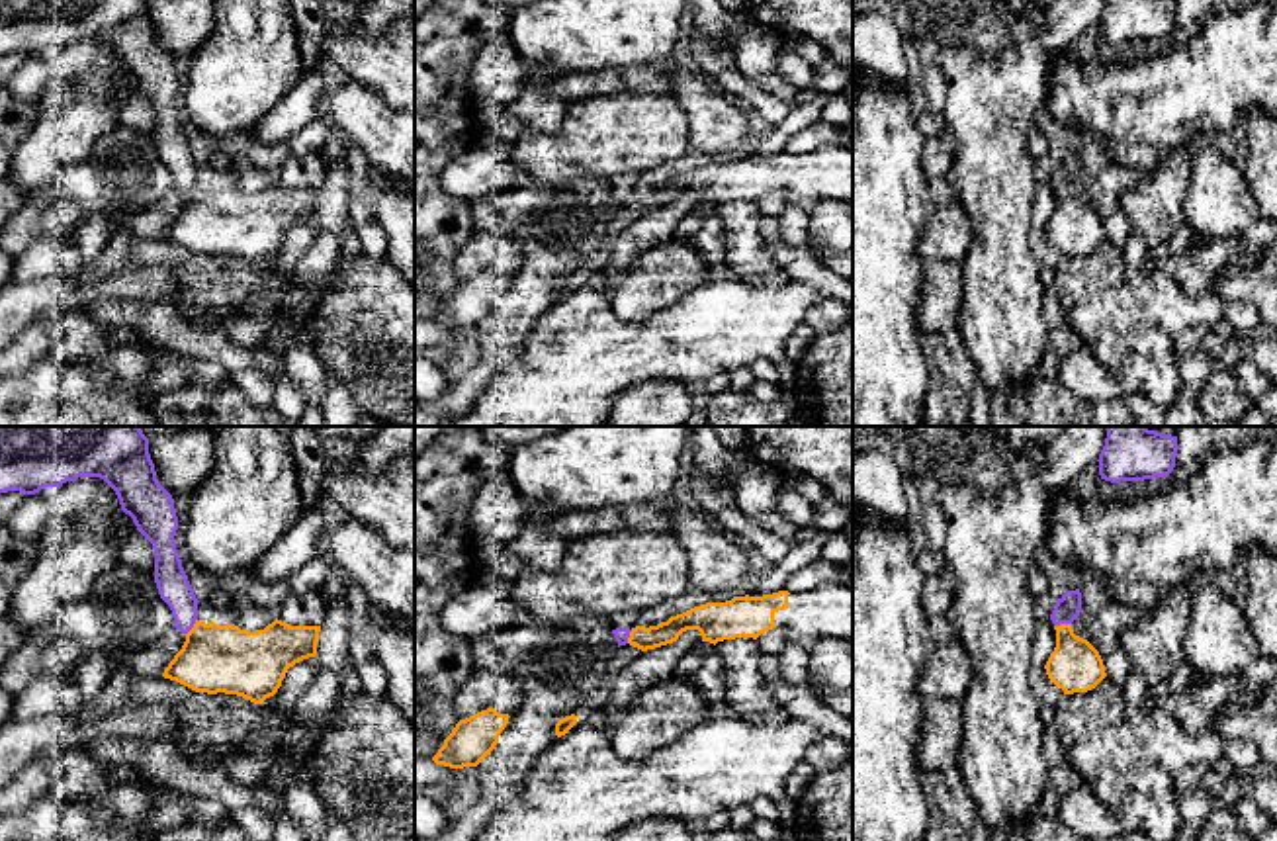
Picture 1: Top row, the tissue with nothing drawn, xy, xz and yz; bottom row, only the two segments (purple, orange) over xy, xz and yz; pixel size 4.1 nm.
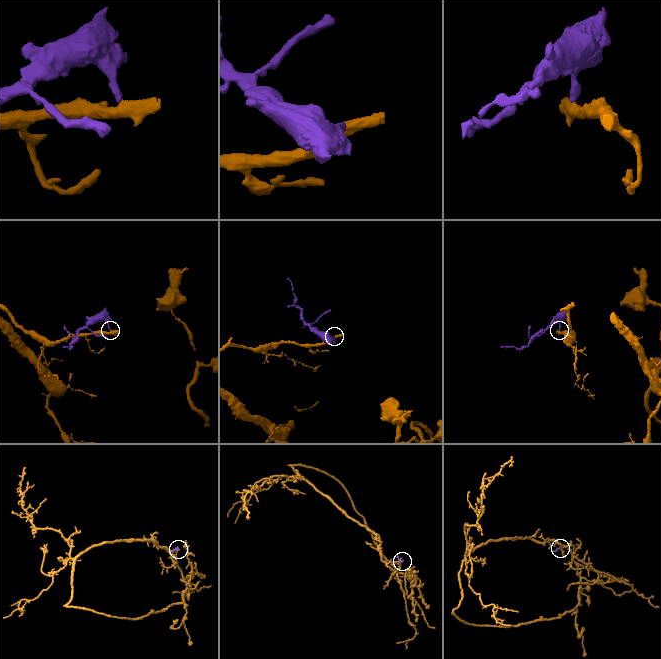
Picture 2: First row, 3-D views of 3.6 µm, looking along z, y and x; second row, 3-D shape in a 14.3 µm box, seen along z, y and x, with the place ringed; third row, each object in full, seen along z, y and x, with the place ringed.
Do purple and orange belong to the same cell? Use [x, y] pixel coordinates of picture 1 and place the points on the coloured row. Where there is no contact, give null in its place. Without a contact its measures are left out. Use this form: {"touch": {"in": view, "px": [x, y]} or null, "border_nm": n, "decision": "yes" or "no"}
{"touch": {"in": "yz", "px": [1062, 622]}, "border_nm": 70, "decision": "yes"}

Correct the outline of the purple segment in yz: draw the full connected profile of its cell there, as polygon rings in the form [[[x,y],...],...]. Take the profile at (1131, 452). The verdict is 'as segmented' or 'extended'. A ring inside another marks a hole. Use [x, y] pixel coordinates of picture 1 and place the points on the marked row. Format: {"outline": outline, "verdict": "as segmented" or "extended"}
{"outline": [[[1107,426],[1099,454],[1099,475],[1105,481],[1144,481],[1167,477],[1175,467],[1177,436],[1146,426]]], "verdict": "as segmented"}

